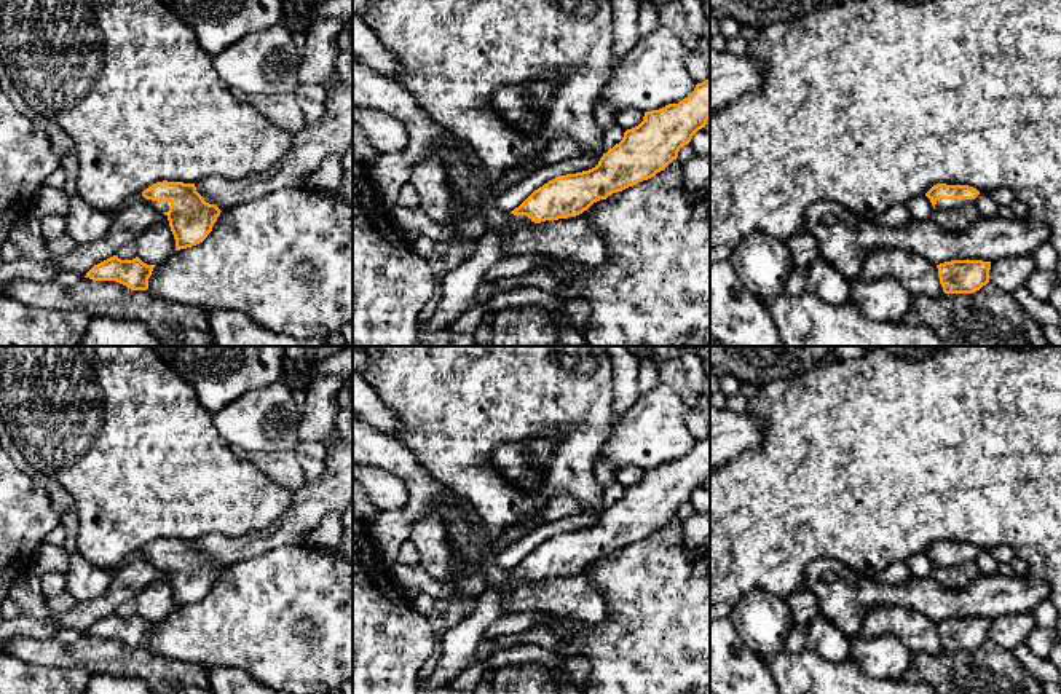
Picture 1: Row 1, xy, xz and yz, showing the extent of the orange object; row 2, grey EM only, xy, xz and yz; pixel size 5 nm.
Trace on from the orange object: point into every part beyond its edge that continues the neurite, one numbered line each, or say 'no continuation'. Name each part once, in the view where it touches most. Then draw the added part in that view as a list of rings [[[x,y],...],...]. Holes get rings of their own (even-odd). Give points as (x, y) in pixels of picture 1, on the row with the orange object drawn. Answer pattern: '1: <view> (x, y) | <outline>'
1: yz (942, 203) | [[[938,199],[935,204],[935,209],[946,209],[946,207],[959,207],[965,204],[976,204],[976,199]]]

